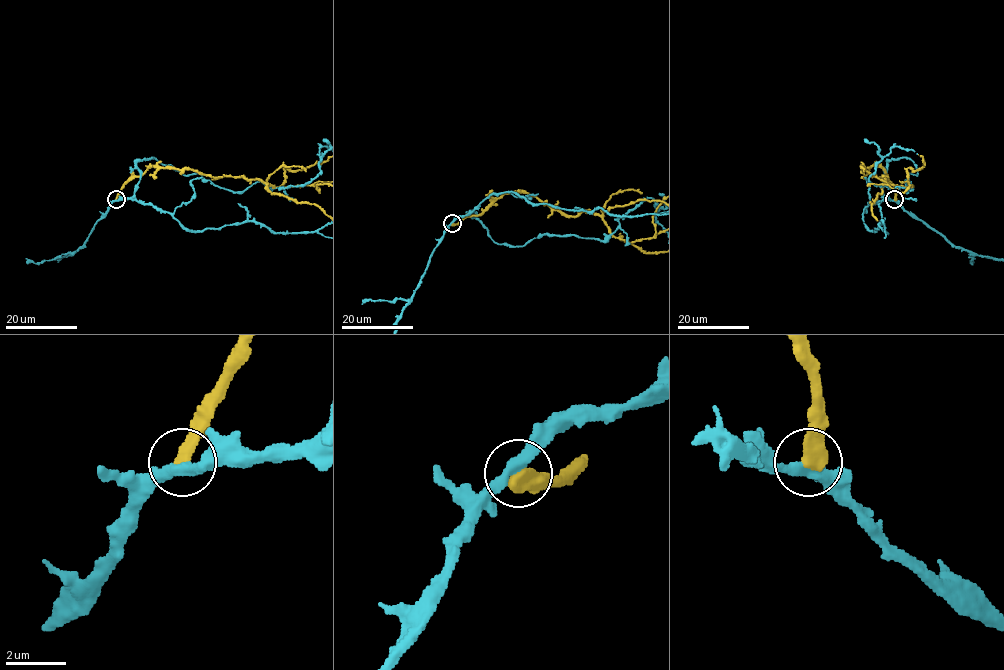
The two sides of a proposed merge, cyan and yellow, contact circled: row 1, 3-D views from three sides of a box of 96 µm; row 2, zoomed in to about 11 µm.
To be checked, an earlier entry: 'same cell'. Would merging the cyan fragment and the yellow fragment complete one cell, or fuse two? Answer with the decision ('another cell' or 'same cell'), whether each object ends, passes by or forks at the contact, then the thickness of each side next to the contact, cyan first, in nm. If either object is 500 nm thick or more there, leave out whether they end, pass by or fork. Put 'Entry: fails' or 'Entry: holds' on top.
Entry: fails
another cell; calibres 340 and 500 nm

